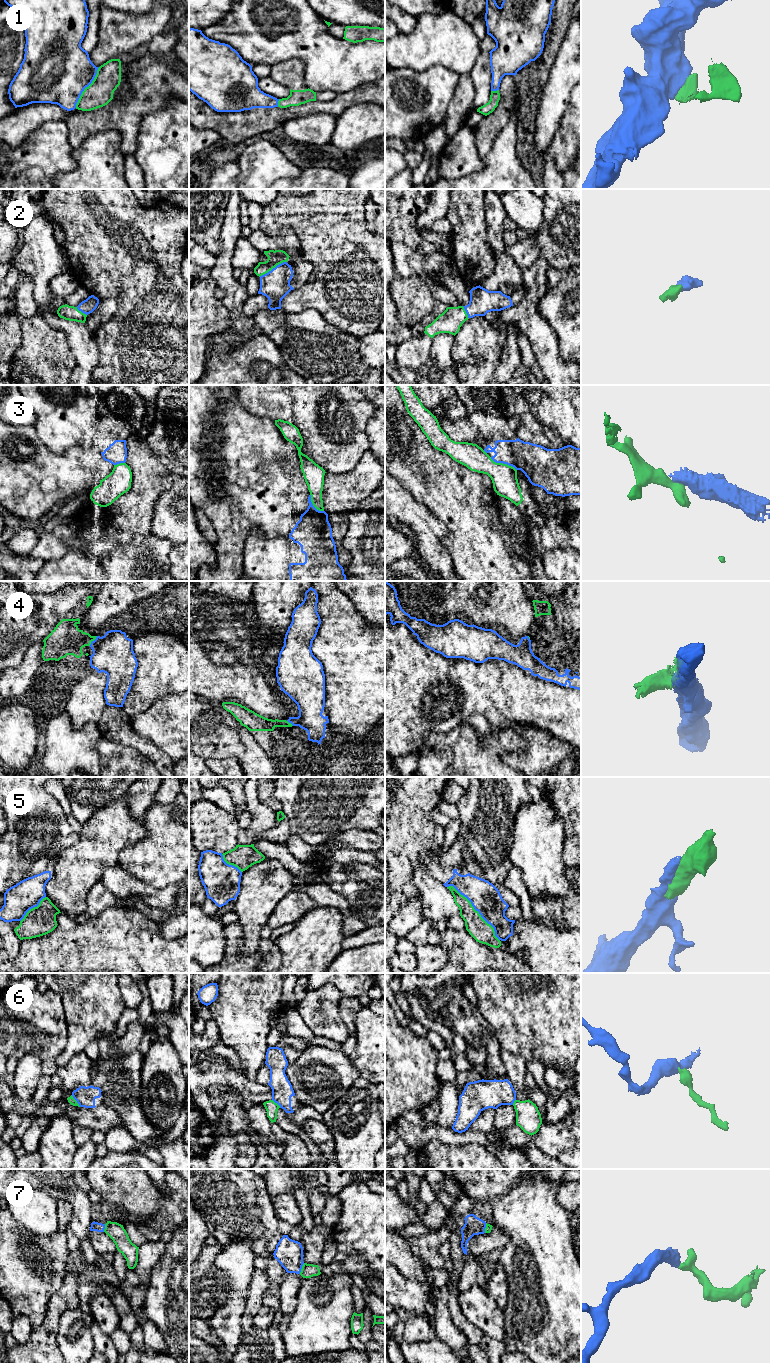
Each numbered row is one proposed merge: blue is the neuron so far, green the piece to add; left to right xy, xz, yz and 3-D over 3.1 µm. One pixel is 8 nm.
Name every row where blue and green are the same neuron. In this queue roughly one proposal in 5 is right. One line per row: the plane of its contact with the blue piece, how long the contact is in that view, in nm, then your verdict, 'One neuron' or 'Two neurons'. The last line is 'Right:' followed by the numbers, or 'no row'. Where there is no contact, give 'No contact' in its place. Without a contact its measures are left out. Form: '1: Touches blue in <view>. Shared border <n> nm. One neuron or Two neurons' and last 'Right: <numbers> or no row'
1: Touches blue in xy. Shared border 380 nm. Two neurons
2: Touches blue in xz. Shared border 260 nm. One neuron
3: Touches blue in yz. Shared border 240 nm. Two neurons
4: Touches blue in xy. Shared border 100 nm. Two neurons
5: Touches blue in yz. Shared border 600 nm. Two neurons
6: Touches blue in xy. Shared border 120 nm. Two neurons
7: Touches blue in xz. Shared border 100 nm. One neuron
Right: 2, 7

